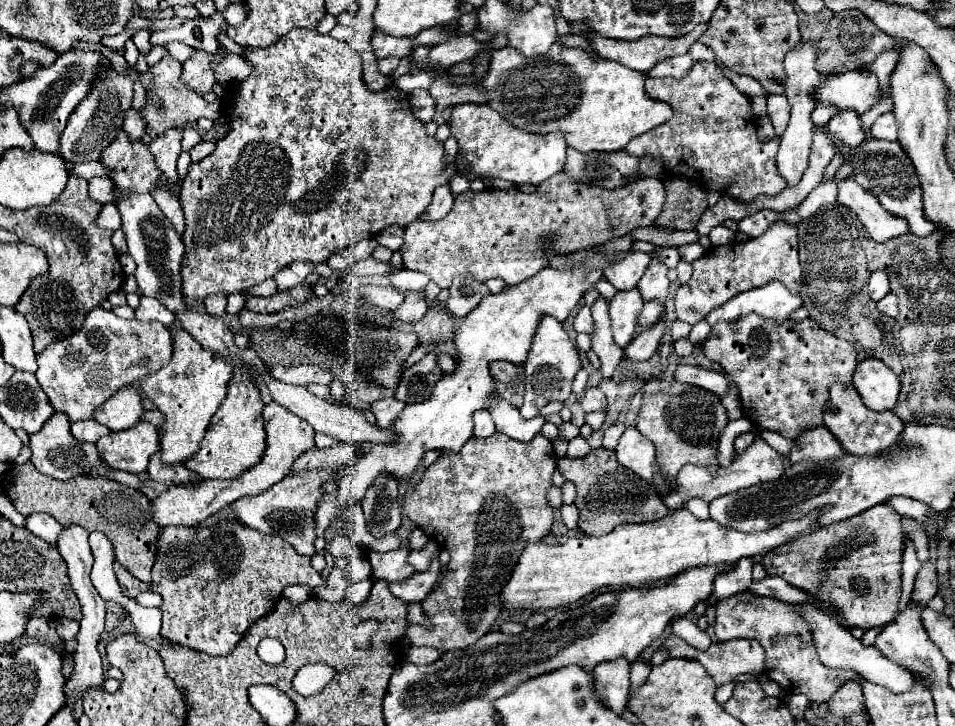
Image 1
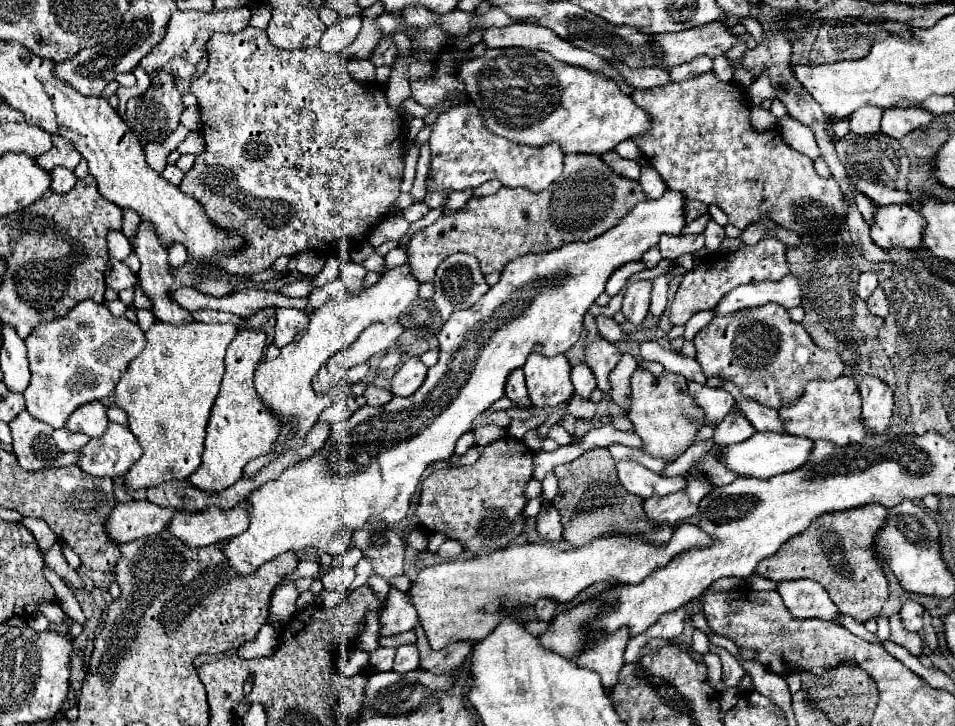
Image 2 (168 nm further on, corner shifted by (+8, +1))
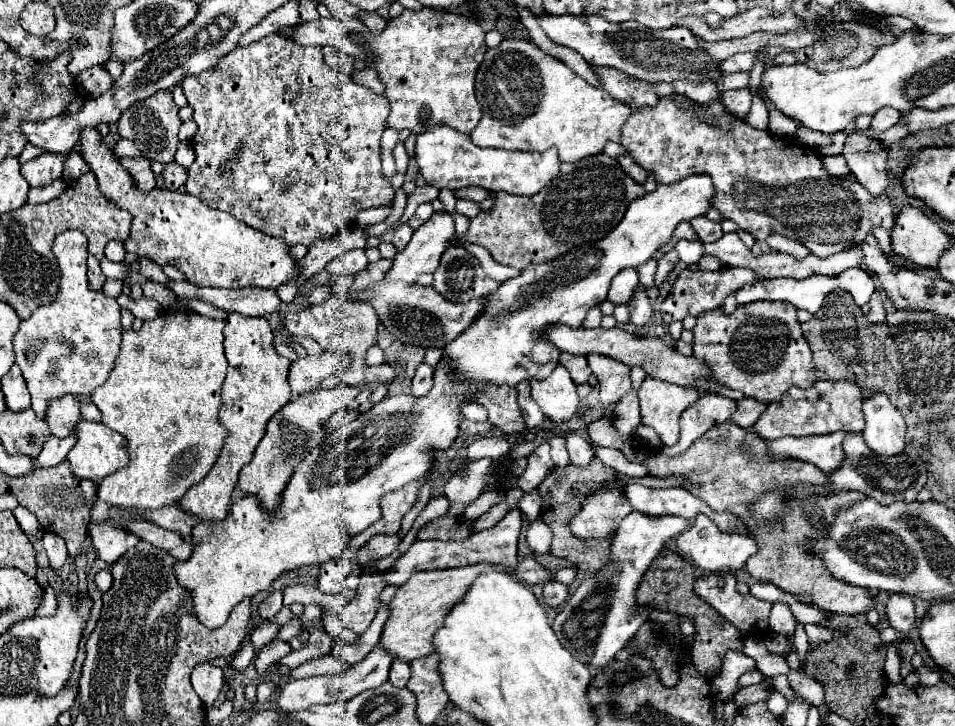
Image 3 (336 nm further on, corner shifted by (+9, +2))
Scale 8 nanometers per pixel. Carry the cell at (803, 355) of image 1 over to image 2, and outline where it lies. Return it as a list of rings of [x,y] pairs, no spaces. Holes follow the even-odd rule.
[[[761,306],[761,308],[747,308],[739,310],[727,316],[715,316],[711,324],[707,324],[697,336],[695,336],[695,346],[697,346],[697,362],[703,368],[705,376],[719,376],[723,380],[731,380],[739,386],[739,390],[757,400],[759,404],[767,408],[779,410],[783,404],[795,402],[803,386],[809,380],[835,380],[837,376],[843,374],[843,360],[837,352],[825,352],[821,350],[811,336],[805,332],[805,328],[797,322],[793,322],[783,306]]]

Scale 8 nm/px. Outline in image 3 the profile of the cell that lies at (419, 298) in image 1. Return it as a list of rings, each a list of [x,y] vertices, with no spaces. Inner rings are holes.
[[[324,351],[318,357],[308,355],[304,359],[294,361],[290,367],[290,375],[288,375],[288,383],[292,387],[292,393],[300,395],[300,393],[318,389],[320,381],[334,377],[348,363],[350,363],[350,359],[346,355],[332,353],[332,351]]]

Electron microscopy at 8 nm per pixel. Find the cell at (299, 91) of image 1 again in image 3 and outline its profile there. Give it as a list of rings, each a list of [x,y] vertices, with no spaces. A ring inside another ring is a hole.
[[[272,33],[248,47],[236,47],[230,55],[226,55],[220,65],[214,71],[206,71],[204,75],[190,75],[182,81],[184,95],[188,99],[188,105],[194,109],[194,121],[198,123],[198,131],[194,135],[192,147],[196,151],[196,161],[188,169],[188,179],[184,183],[186,191],[200,197],[206,205],[224,209],[238,221],[274,237],[286,239],[288,245],[306,245],[310,247],[316,239],[322,237],[334,237],[338,233],[344,233],[350,229],[354,223],[356,215],[362,209],[376,207],[376,205],[386,205],[392,203],[394,199],[394,189],[388,177],[384,177],[382,167],[380,167],[380,137],[382,131],[386,129],[386,119],[390,113],[390,103],[386,97],[376,95],[368,87],[362,87],[354,83],[348,75],[342,75],[334,69],[330,69],[324,63],[322,49],[320,47],[308,47],[308,45],[298,45],[278,33]]]

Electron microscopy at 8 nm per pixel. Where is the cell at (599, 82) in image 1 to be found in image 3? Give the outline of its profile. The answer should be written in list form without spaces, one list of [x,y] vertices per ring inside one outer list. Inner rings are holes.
[[[504,39],[498,47],[486,51],[484,61],[476,71],[476,97],[482,109],[482,119],[478,121],[470,137],[478,147],[546,151],[554,145],[560,151],[560,161],[572,163],[600,153],[608,141],[620,141],[622,125],[630,117],[630,107],[612,99],[608,91],[590,85],[560,59],[546,55],[538,45],[516,39]]]

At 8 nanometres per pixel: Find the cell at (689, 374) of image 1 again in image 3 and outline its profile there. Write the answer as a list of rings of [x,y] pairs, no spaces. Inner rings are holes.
[[[702,393],[696,403],[692,403],[680,417],[680,441],[674,447],[662,447],[662,453],[668,457],[680,455],[690,447],[694,439],[704,435],[710,427],[724,423],[734,413],[736,401],[716,395],[716,393]]]

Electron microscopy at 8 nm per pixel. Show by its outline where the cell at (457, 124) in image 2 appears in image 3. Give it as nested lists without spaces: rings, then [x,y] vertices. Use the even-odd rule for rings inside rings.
[[[436,125],[424,133],[418,135],[416,141],[416,159],[418,159],[418,169],[420,175],[426,179],[426,185],[436,187],[436,189],[462,189],[462,187],[482,187],[486,191],[504,191],[510,195],[524,195],[524,197],[532,197],[536,195],[546,183],[550,183],[554,179],[554,175],[558,175],[560,169],[560,159],[558,159],[558,149],[550,147],[544,153],[530,153],[530,151],[506,151],[506,149],[482,149],[476,147],[470,141],[470,135],[460,133],[458,129],[450,127],[450,125]]]

